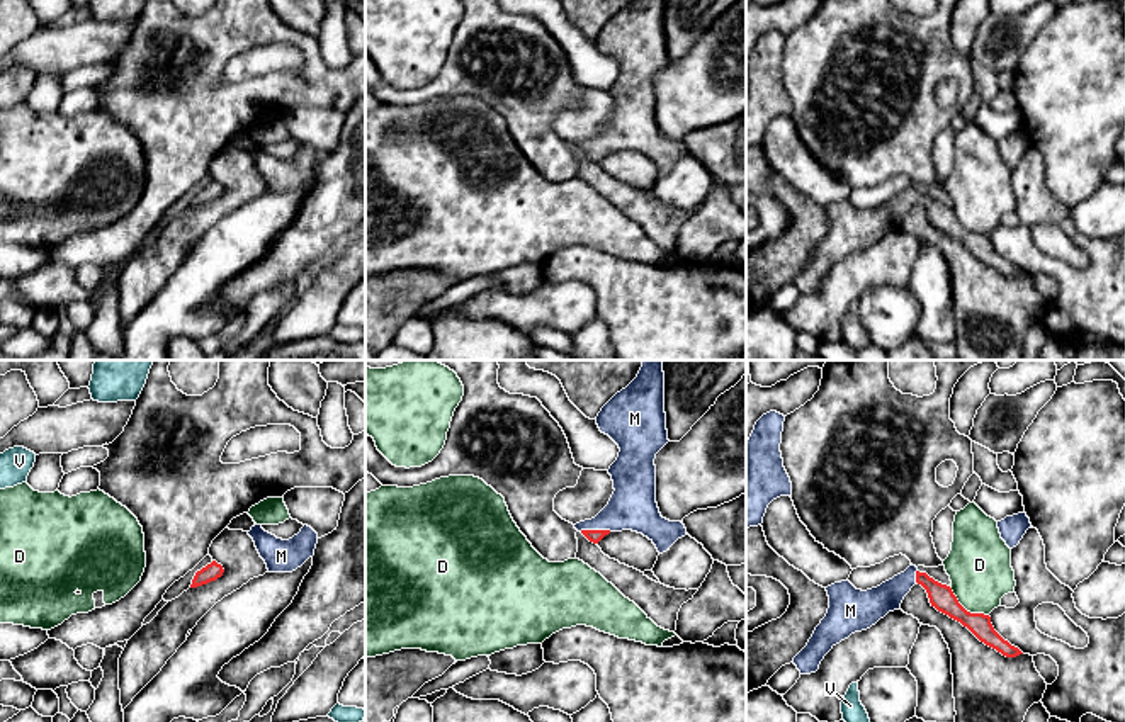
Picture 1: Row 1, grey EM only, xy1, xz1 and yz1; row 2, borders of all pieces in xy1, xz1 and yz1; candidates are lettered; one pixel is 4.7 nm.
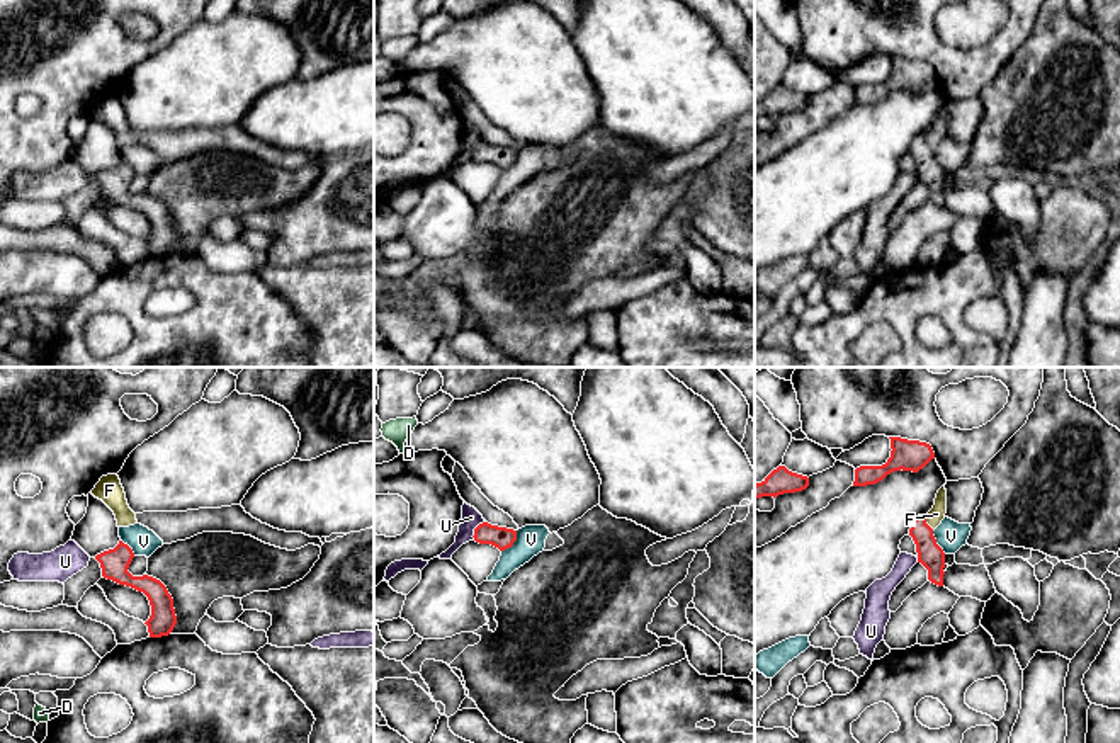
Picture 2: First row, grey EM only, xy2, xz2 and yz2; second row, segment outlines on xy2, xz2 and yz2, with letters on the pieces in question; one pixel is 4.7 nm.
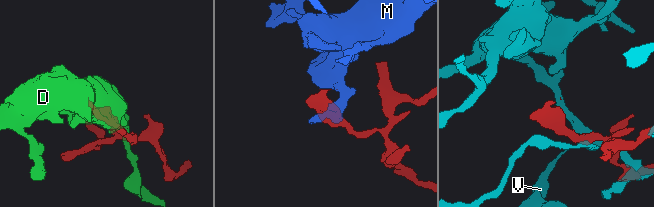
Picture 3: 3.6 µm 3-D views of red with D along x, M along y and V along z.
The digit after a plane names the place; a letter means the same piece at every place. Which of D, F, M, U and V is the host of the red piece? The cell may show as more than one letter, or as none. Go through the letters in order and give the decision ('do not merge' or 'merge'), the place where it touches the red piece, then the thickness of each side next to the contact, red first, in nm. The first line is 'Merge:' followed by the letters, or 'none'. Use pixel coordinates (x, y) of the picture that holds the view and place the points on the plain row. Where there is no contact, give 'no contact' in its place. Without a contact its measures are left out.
Merge: M
D: do not merge; contact yz1 (964, 228); calibres 120 and 300 nm
F: do not merge; contact yz2 (925, 141); calibres 120 and 80 nm
M: merge; contact xz1 (595, 150); calibres 60 and 220 nm
U: do not merge; contact xz2 (475, 148); calibres 110 and 90 nm
V: do not merge; contact xz2 (514, 160); calibres 110 and 140 nm

